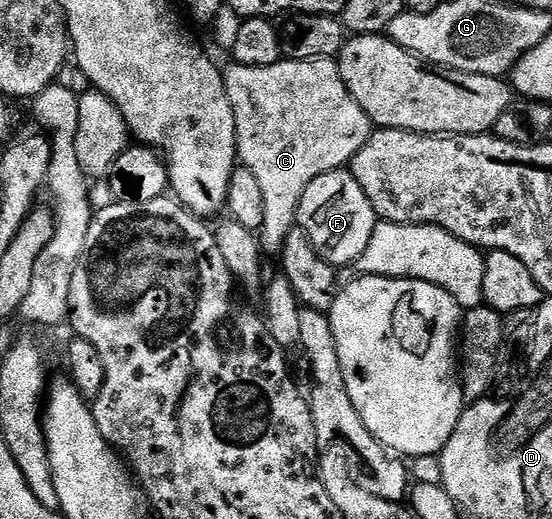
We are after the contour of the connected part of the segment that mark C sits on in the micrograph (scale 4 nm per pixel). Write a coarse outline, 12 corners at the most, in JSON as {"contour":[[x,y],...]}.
{"contour":[[335,59],[223,69],[279,253],[374,125]]}

